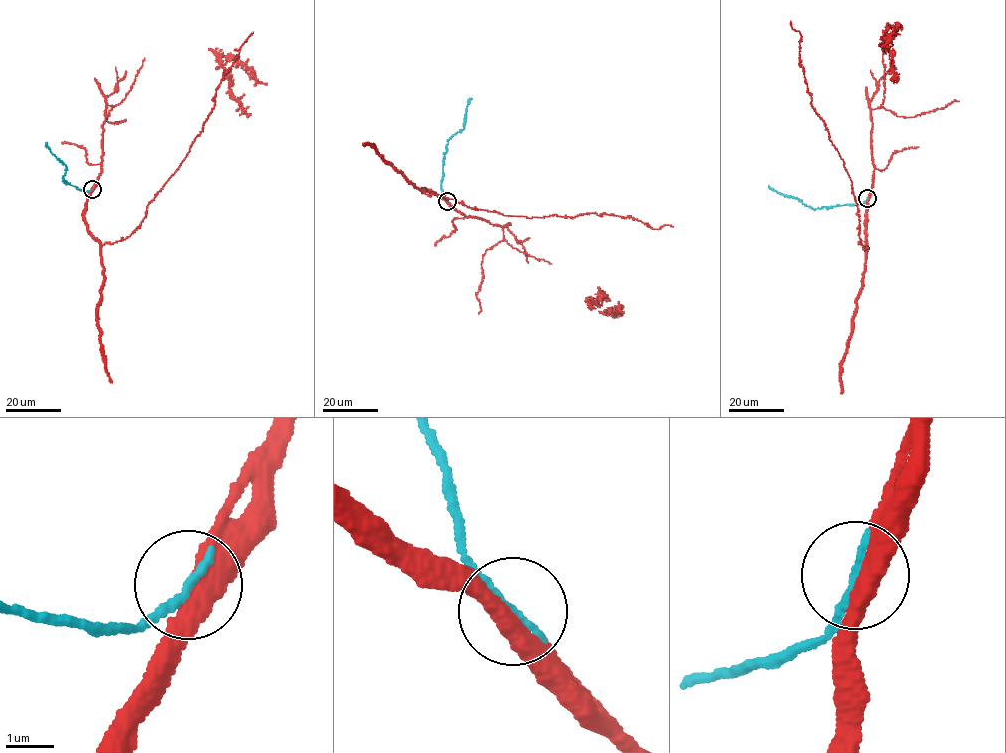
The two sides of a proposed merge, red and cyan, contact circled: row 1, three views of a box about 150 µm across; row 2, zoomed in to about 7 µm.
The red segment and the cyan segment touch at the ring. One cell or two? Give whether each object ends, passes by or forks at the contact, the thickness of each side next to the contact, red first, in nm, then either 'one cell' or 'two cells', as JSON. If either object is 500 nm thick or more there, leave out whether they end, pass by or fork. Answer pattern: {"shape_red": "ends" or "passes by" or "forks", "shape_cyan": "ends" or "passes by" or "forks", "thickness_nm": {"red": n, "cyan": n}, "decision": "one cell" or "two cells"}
{"shape_red": "passes by", "shape_cyan": "ends", "thickness_nm": {"red": 460, "cyan": 200}, "decision": "one cell"}

